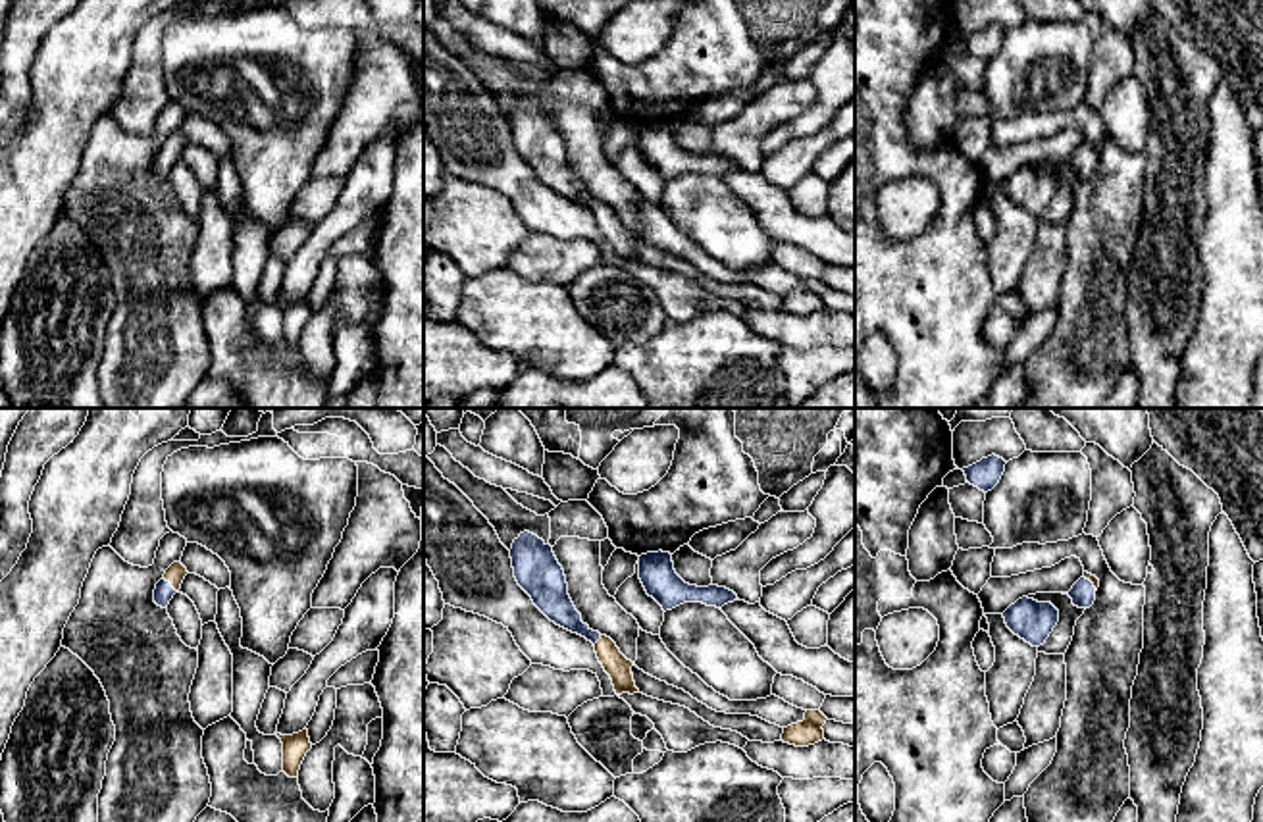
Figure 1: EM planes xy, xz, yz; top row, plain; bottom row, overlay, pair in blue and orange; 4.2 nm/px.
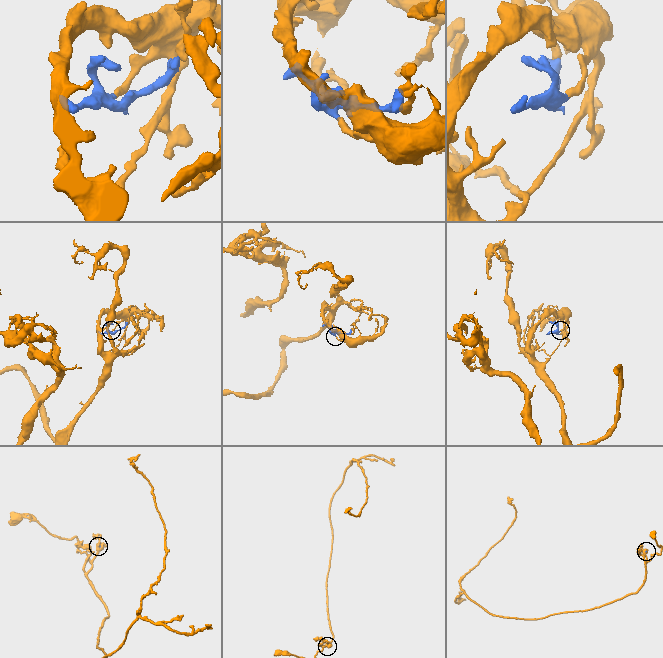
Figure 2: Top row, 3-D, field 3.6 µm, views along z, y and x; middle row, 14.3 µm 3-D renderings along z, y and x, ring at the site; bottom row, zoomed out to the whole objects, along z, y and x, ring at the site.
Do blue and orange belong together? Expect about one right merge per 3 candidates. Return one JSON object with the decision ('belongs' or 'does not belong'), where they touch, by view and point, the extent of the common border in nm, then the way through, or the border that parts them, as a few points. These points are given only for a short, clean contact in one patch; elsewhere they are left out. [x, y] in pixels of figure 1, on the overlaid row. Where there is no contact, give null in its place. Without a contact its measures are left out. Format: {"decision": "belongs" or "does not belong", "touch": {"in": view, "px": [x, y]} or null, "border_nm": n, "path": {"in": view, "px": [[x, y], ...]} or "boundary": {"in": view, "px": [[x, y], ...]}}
{"decision": "belongs", "touch": {"in": "xy", "px": [170, 584]}, "border_nm": 90, "path": {"in": "xy", "px": [[164, 591], [170, 584], [176, 572]]}}

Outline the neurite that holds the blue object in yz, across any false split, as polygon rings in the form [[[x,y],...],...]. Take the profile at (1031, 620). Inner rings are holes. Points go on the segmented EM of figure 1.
[[[1022,597],[1003,612],[1007,628],[1030,643],[1040,647],[1059,622],[1059,610],[1051,603],[1038,603]]]

